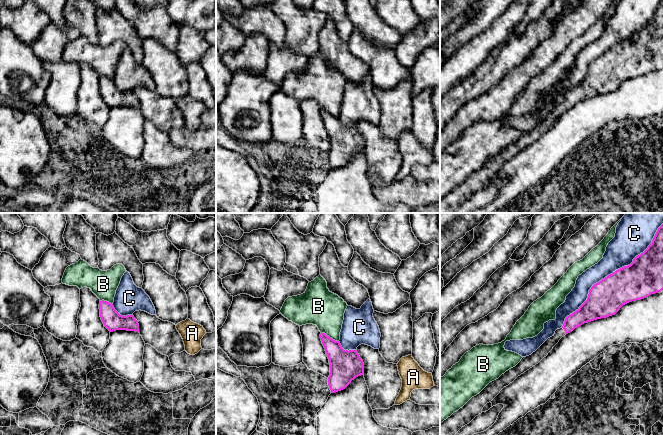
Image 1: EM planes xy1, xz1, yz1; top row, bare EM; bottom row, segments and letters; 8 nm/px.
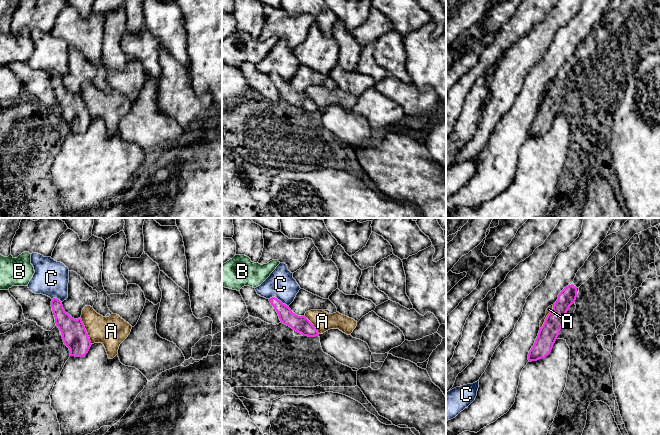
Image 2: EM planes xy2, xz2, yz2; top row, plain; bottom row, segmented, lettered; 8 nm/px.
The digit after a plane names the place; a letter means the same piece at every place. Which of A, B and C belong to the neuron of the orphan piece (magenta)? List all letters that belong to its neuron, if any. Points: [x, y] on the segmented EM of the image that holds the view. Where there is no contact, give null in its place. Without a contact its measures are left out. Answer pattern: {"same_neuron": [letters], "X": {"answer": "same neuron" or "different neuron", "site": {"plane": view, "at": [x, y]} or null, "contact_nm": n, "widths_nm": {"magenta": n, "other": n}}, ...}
{"same_neuron": [], "A": {"answer": "different neuron", "site": {"plane": "xy2", "at": [86, 331]}, "contact_nm": 240, "widths_nm": {"magenta": 200, "other": 240}}, "B": {"answer": "different neuron", "site": {"plane": "xz1", "at": [329, 337]}, "contact_nm": 160, "widths_nm": {"magenta": 240, "other": 300}}, "C": {"answer": "different neuron", "site": {"plane": "yz1", "at": [610, 274]}, "contact_nm": 1150, "widths_nm": {"magenta": 300, "other": 240}}}

